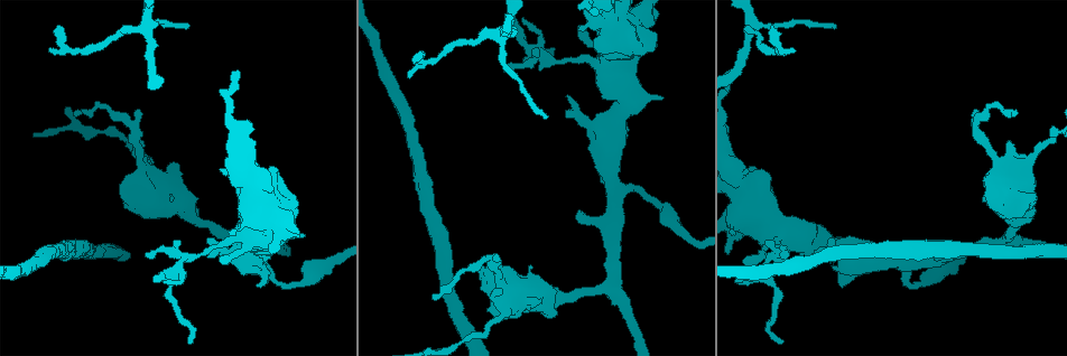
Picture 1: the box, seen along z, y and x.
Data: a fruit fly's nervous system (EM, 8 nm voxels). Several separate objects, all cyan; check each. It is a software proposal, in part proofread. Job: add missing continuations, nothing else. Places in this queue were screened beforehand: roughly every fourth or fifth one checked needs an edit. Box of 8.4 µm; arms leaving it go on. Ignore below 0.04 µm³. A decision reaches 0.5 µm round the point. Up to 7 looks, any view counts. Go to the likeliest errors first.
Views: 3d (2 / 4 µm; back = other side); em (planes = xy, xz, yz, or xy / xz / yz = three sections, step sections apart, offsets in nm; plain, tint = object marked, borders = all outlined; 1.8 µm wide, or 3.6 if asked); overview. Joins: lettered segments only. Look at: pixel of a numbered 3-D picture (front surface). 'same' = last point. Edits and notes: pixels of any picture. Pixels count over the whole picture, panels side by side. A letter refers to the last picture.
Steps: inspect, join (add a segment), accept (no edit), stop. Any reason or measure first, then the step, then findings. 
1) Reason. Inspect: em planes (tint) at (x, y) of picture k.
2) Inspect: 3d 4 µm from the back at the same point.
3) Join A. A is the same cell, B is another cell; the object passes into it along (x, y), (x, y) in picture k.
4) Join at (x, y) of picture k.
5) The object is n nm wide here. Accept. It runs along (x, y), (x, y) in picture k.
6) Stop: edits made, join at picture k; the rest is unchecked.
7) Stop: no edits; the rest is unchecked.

Branch stops here. Inspect: 3d 2 µm at (544, 118) of picture 1.

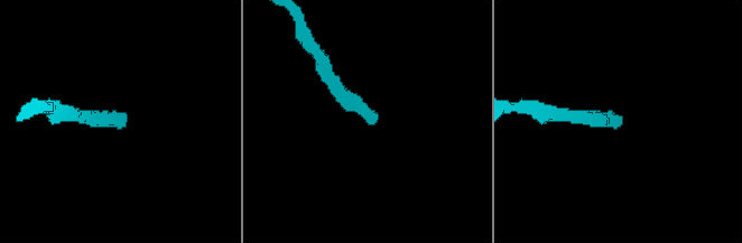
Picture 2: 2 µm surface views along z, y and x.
Inspect: em xy step 16 (borders) at (120, 126) of picture 2.

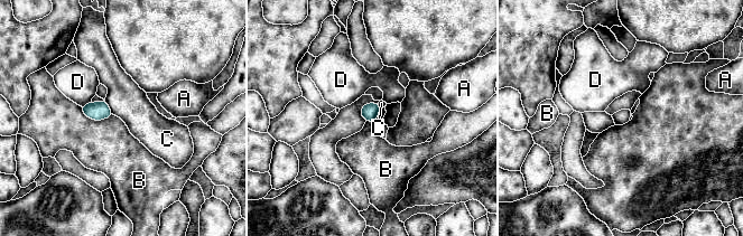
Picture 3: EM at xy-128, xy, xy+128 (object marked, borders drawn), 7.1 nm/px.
Accept. A, B, C and D are other cells; a border runs along (80, 106), (94, 120), (112, 115) in picture 3; none of them fits.

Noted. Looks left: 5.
Branch stops here. Inspect: em xy step 8 (tint) at (741, 283) of picture 1.

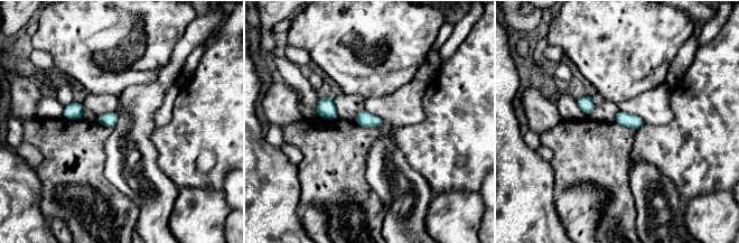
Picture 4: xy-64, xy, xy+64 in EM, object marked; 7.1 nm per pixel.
Inspect: em planes (borders) at the same point.

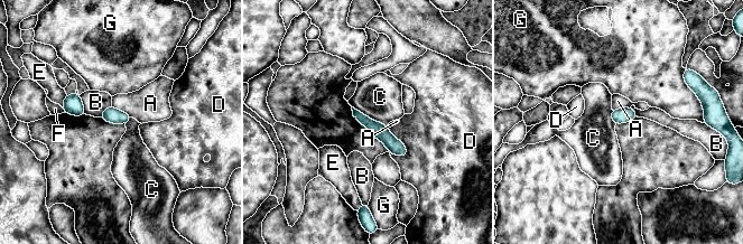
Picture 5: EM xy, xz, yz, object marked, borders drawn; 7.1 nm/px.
Accept. A, B, C, D, E, F and G are other cells; a border runs along (352, 106), (387, 125) in picture 5; no lettered segment goes on from it.

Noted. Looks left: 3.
An open end. Inspect: em planes (borders) at (141, 143) of picture 1.

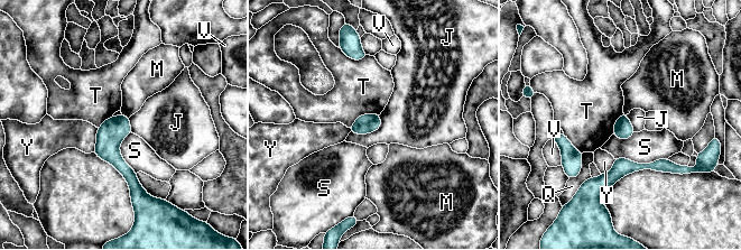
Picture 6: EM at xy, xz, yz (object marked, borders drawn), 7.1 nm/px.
The object is 140 nm wide here; the longest contact is with S, 380 nm. Accept. J, M, Q, S, T, V and Y are other cells; no lettered segment goes on from it.

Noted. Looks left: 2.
Stop: no edits; the rest is unchecked.

